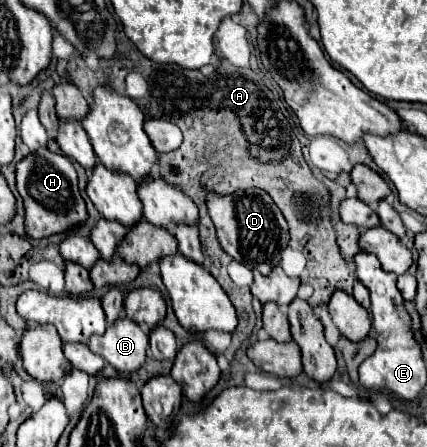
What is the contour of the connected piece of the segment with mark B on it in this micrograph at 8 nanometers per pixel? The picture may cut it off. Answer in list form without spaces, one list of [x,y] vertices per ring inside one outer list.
[[[122,316],[122,320],[108,326],[102,336],[94,336],[88,346],[120,374],[132,374],[138,372],[146,362],[148,334],[138,324]]]

